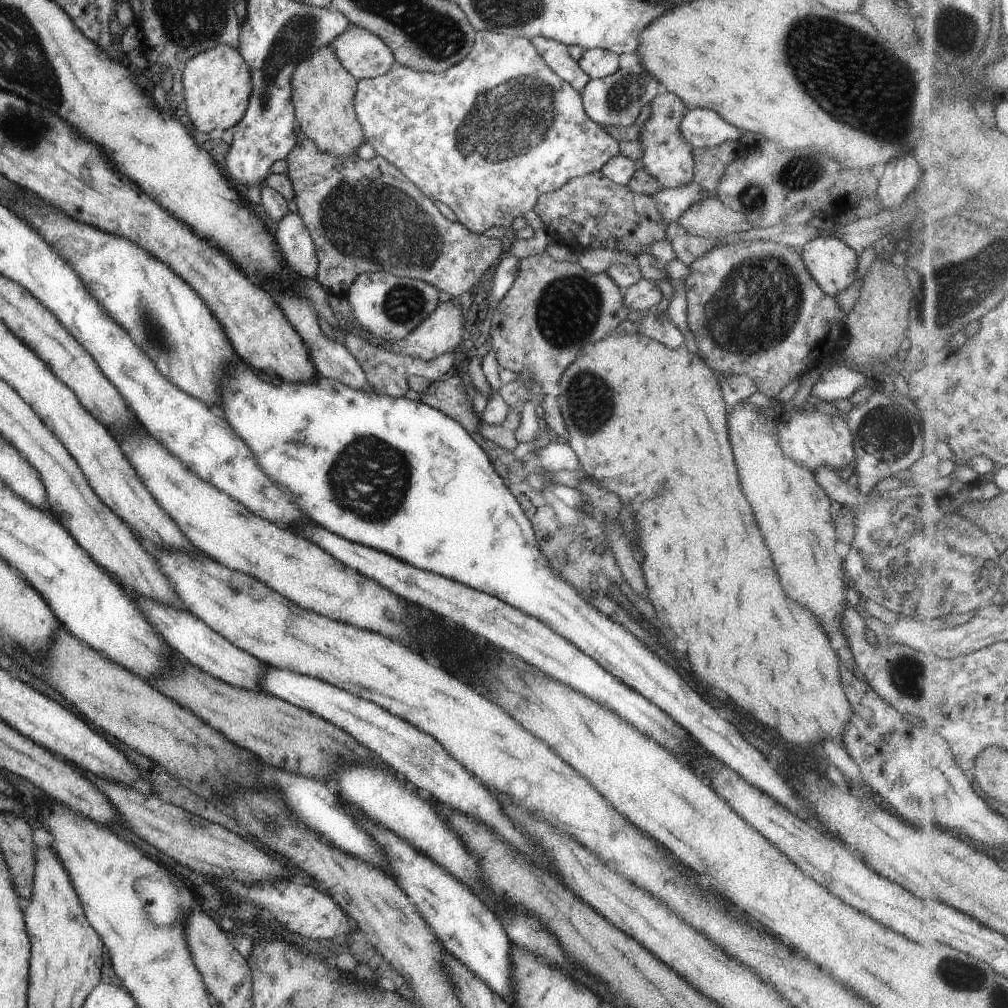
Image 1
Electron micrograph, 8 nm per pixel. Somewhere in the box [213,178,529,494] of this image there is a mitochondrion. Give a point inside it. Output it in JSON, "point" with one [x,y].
{"point":[390,228]}

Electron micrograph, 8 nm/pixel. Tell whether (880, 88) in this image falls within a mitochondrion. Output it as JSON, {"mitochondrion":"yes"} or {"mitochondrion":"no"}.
{"mitochondrion":"yes"}

